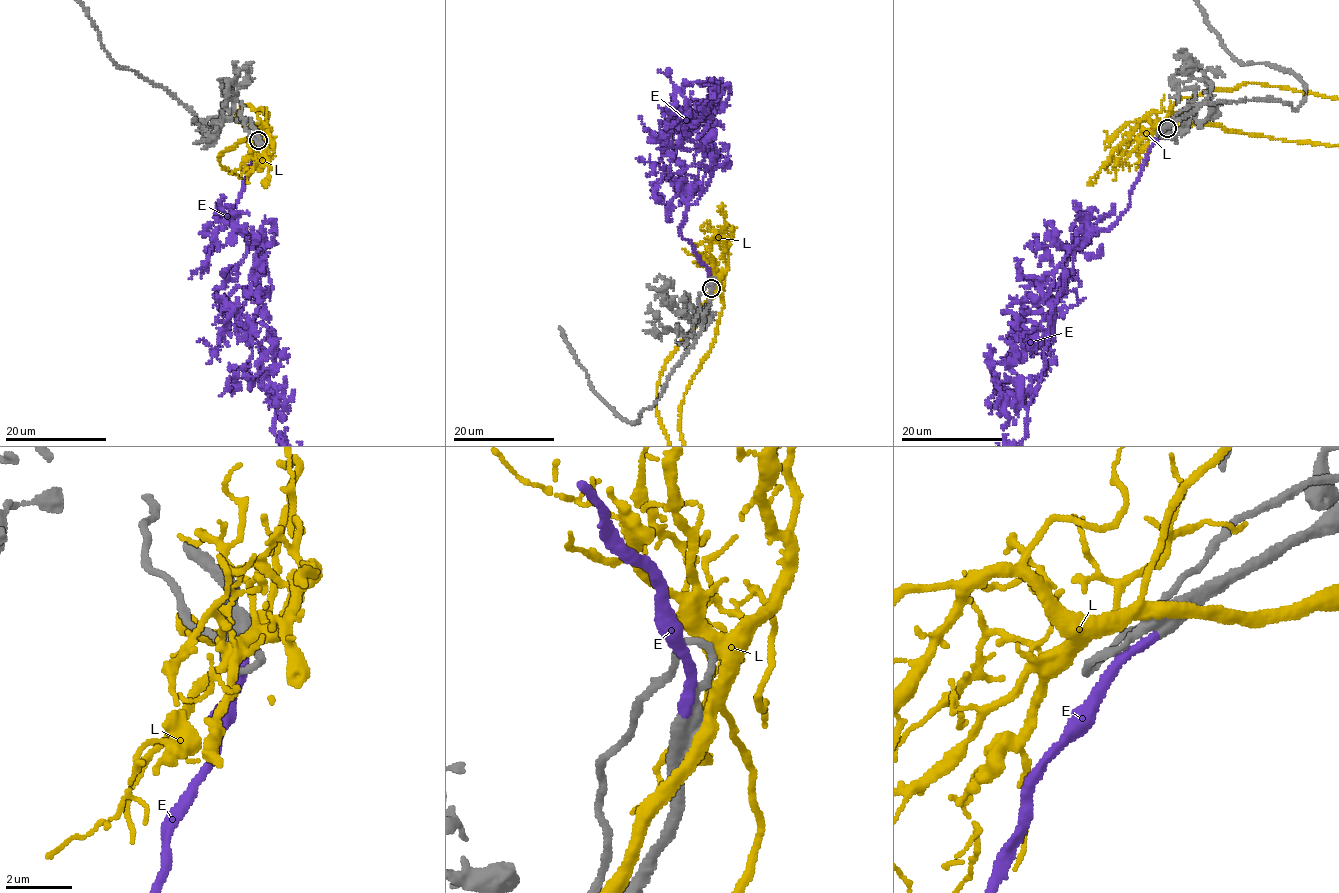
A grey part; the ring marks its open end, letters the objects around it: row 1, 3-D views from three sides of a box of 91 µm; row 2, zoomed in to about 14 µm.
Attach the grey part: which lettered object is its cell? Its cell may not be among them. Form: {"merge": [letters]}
{"merge": ["E"]}

